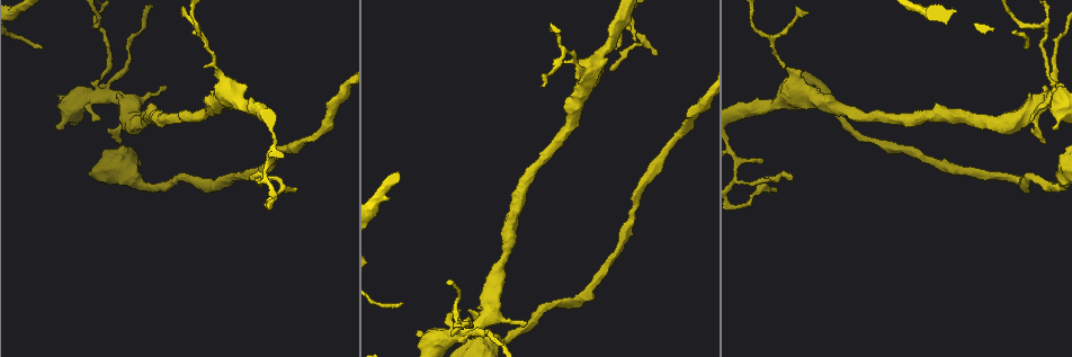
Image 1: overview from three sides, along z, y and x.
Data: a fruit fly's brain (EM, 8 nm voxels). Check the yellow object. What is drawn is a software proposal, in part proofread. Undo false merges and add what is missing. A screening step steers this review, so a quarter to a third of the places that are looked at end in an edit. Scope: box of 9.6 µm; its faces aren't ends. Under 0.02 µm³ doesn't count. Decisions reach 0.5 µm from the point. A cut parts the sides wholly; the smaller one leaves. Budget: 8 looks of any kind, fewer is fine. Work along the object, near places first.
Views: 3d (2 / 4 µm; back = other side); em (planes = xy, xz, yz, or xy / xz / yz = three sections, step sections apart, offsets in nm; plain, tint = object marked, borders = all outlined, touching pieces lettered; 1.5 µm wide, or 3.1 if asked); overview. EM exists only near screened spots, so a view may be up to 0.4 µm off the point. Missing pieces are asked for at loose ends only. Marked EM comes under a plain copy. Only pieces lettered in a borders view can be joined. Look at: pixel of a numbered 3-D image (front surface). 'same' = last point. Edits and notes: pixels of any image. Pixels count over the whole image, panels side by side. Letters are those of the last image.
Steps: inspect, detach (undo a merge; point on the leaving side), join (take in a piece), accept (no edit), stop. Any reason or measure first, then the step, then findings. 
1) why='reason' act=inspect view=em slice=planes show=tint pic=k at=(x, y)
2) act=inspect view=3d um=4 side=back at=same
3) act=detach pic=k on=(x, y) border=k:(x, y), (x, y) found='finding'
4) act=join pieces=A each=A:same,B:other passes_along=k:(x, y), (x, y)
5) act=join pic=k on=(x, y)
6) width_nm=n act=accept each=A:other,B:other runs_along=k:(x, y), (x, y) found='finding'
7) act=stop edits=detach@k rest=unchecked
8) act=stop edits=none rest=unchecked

why='a fork' act=inspect view=em slice=planes show=borders pic=1 at=(1045, 30)

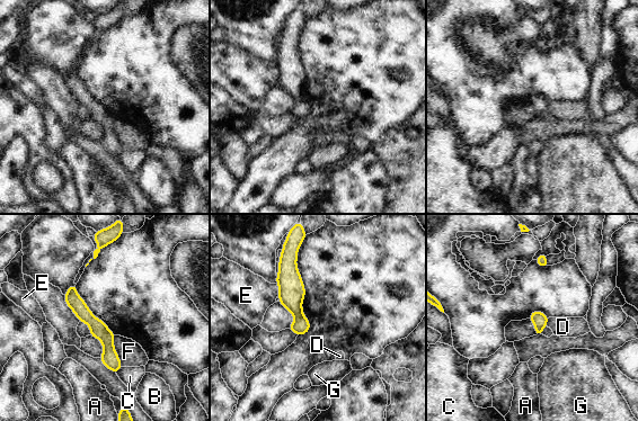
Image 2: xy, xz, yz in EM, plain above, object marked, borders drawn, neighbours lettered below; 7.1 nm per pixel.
act=detach pic=2 on=(292, 292) each=A:other,B:other,C:other,D:other,E:other,F:other,G:other border=2:(302, 315), (295, 319) found='two neurons meet here'

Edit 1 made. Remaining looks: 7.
why='see it whole again' act=inspect view=overview

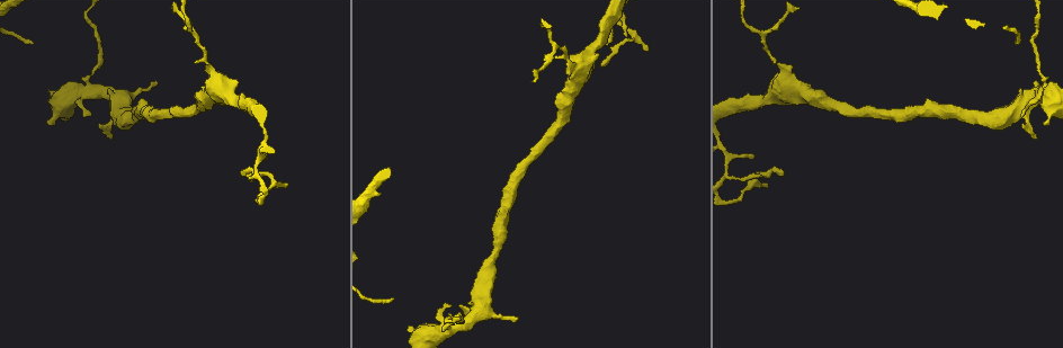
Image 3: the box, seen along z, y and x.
why='free end' act=inspect view=3d um=4 pic=3 at=(411, 325)

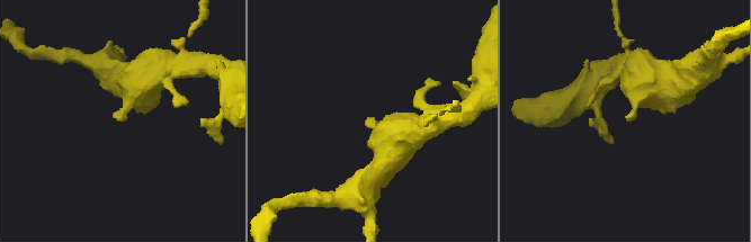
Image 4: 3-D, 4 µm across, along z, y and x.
why='need the tissue' act=inspect view=em slice=xy step=8 show=borders pic=4 at=(368, 119)

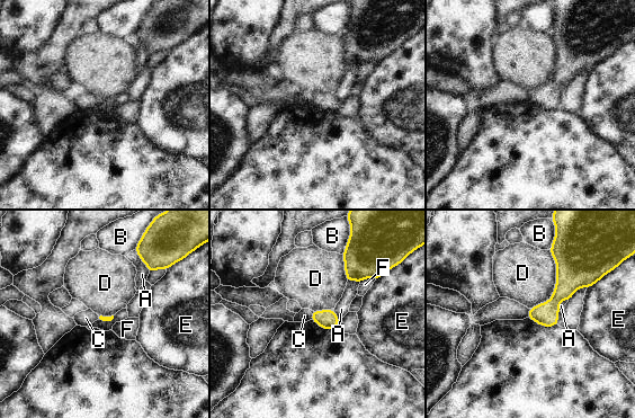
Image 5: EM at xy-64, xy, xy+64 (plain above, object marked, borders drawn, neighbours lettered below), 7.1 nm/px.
why='another direction' act=inspect view=em slice=planes show=borders at=same

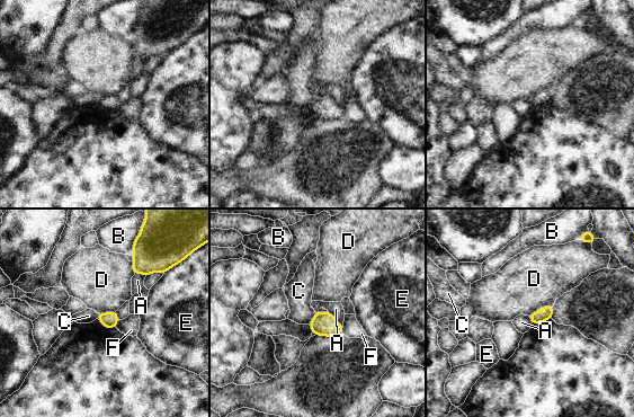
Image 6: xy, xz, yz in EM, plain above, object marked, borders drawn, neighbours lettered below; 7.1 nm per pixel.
act=accept each=A:other,B:other,C:other,D:other,E:other,F:other border=6:(315, 312), (309, 325) found='none of them fits'

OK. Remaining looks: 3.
why='free end' act=inspect view=3d um=2 pic=3 at=(755, 155)

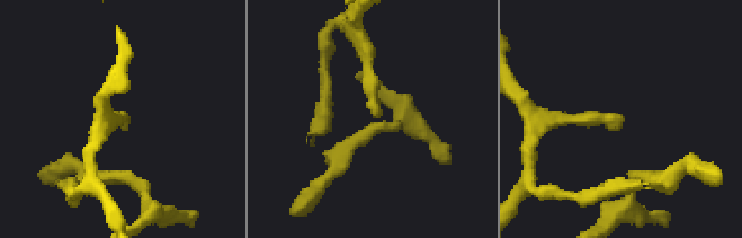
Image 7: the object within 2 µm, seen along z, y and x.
why='now the EM' act=inspect view=em slice=planes show=borders pic=7 at=(380, 112)

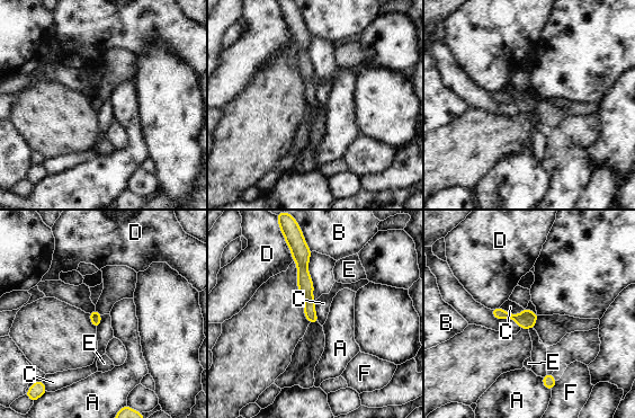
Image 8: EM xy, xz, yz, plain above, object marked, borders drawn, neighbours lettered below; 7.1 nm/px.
width_nm=80 act=accept each=A:other,B:other,C:other,D:other,E:other,F:other border=8:(500, 307), (512, 313), (524, 309) found='no lettered piece goes on from it'

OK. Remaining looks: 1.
act=stop edits=detach@2 rest=unchecked

